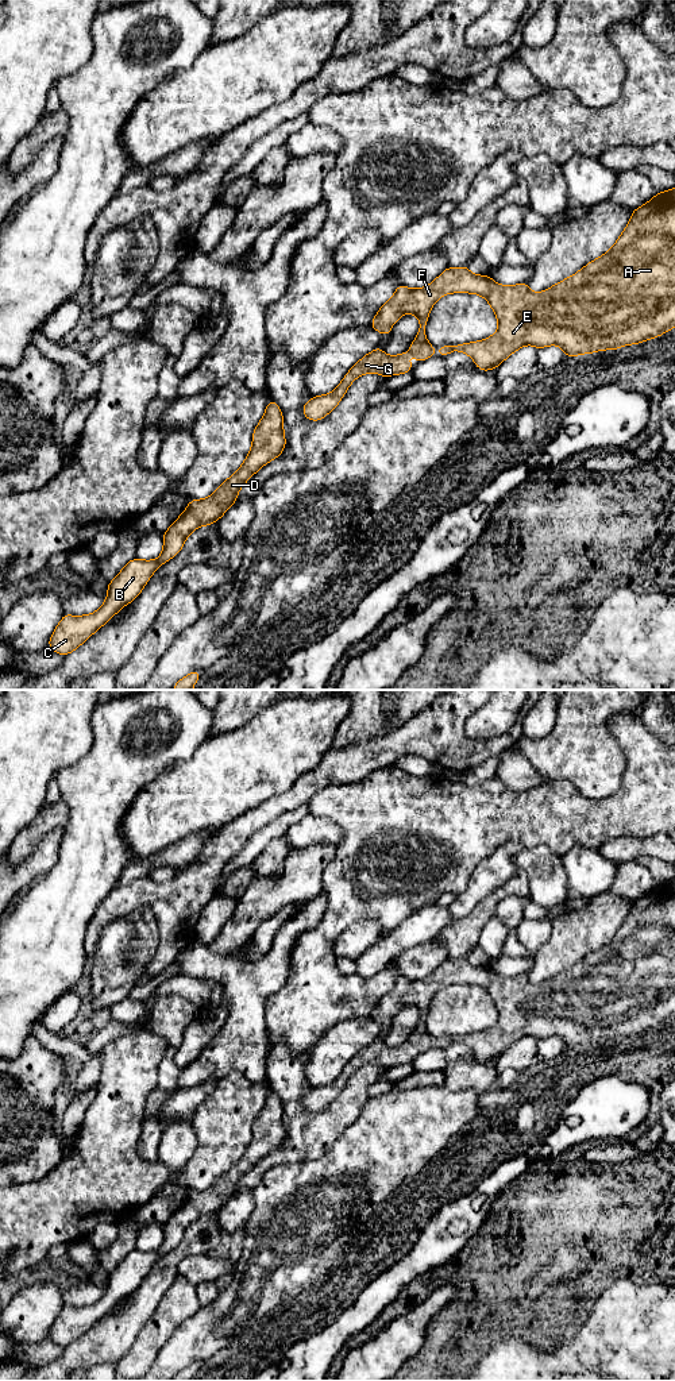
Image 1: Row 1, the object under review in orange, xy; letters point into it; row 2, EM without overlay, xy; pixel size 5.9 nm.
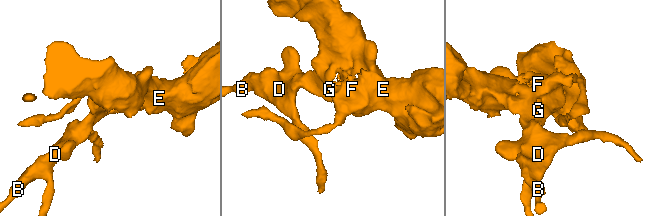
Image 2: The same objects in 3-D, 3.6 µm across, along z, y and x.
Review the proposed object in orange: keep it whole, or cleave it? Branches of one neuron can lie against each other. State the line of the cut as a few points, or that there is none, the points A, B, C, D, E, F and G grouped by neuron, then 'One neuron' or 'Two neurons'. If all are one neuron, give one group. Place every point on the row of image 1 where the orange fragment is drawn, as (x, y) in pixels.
No split. Groups: A B C D E F G. One neuron

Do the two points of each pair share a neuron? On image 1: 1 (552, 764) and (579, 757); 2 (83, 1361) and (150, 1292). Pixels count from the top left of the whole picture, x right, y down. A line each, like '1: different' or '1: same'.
1: same
2: same

